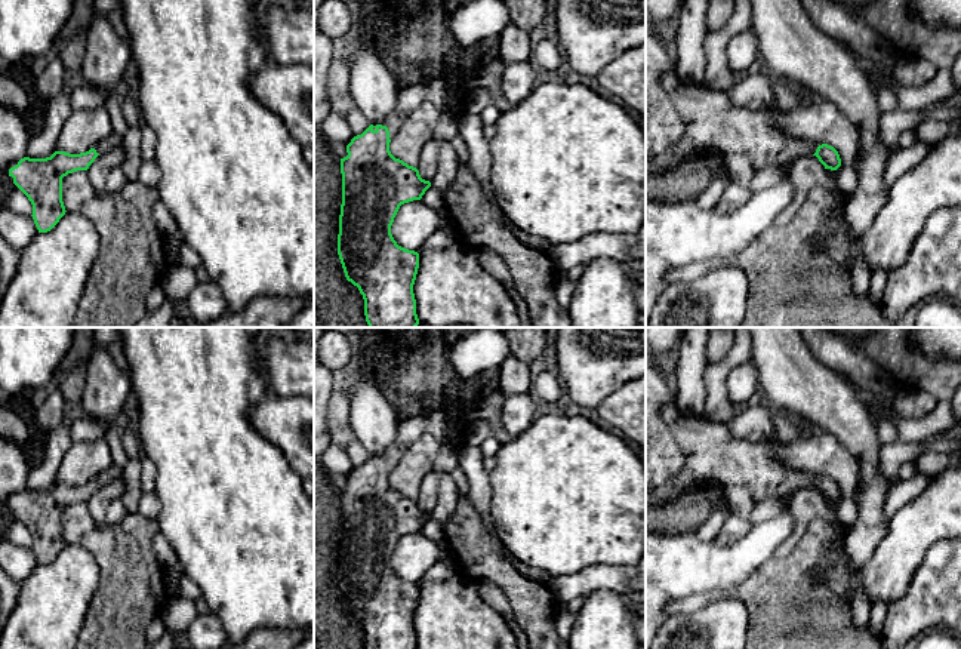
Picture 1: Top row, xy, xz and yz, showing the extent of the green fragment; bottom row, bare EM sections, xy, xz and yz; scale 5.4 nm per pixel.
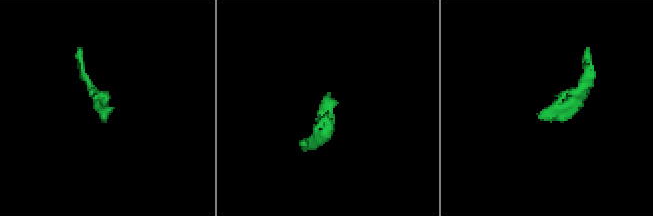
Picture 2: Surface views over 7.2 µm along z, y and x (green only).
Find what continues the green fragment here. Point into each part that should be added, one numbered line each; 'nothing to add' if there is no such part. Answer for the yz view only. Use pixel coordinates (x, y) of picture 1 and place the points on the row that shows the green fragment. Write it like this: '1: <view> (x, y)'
1: yz (748, 138)

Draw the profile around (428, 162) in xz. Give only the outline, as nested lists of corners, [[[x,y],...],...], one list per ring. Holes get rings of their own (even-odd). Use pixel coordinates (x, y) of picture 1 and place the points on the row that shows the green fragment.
[[[434,138],[425,144],[421,153],[418,170],[422,179],[432,179],[438,167],[438,144]]]

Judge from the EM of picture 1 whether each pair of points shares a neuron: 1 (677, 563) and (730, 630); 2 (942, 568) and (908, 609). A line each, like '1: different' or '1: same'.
1: different
2: same

